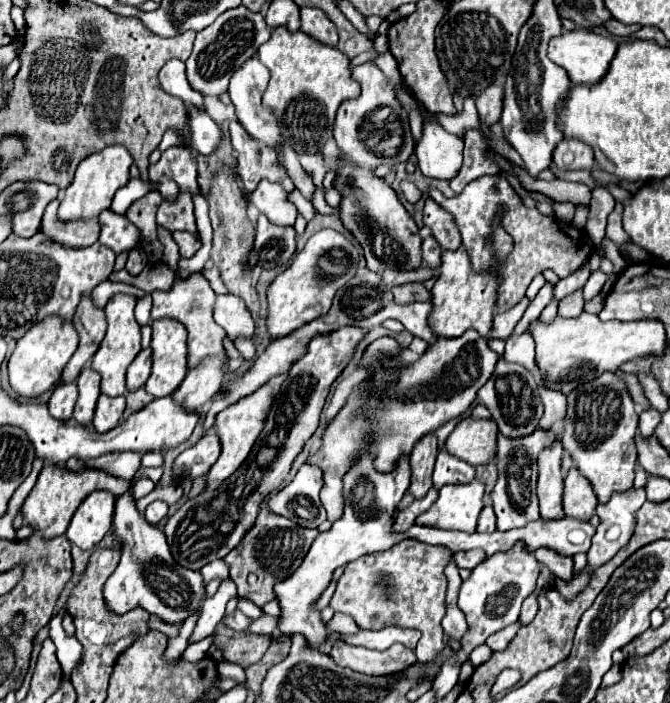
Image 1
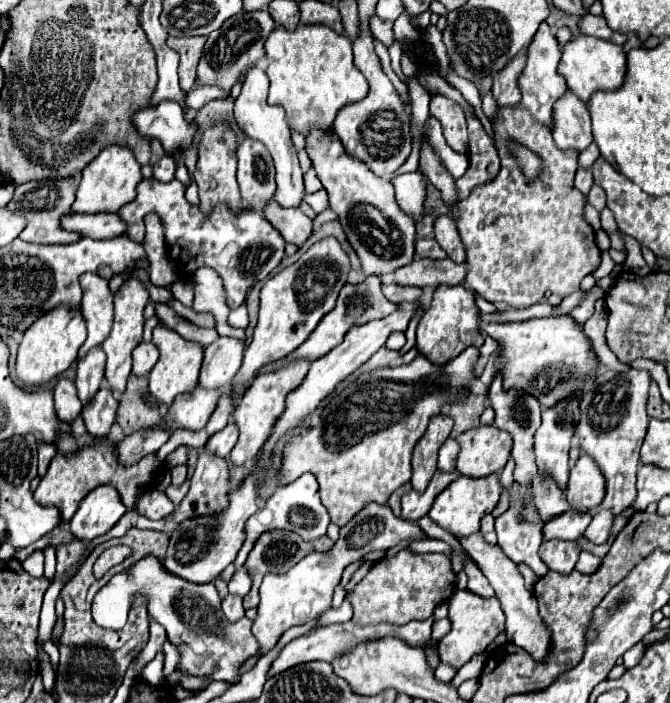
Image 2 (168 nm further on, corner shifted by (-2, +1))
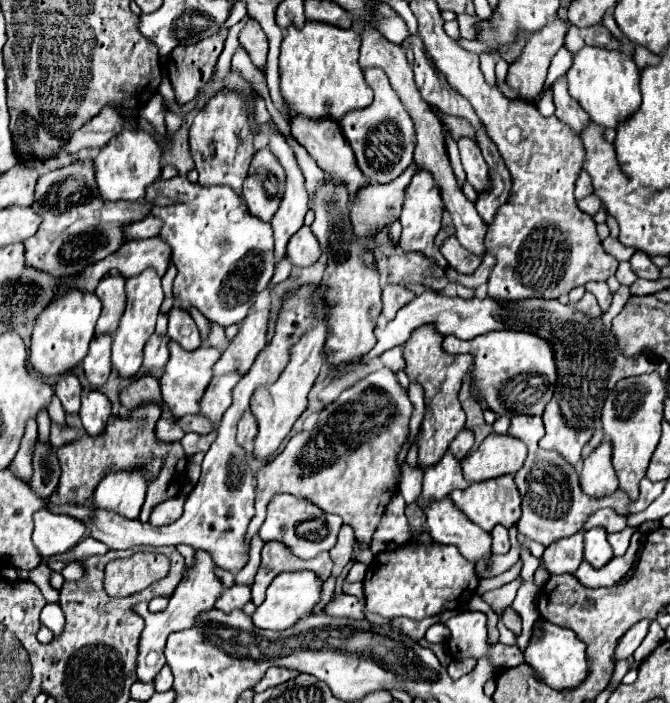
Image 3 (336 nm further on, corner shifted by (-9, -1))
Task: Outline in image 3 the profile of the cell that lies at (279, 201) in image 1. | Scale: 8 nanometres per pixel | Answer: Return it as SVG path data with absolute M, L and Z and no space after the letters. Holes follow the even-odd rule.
M302 226L288 242L288 258L294 266L310 266L320 258L320 254L320 242L310 226Z

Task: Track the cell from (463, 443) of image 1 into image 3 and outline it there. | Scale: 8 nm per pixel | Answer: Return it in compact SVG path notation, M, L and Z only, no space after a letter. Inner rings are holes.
M490 434L480 448L462 460L468 482L484 482L504 474L516 474L526 460L526 444L510 434Z

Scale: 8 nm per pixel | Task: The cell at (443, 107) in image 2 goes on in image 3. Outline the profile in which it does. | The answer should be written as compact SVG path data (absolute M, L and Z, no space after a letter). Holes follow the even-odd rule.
M462 136L462 138L458 138L458 150L460 150L460 160L466 170L468 182L476 188L476 192L482 192L482 188L486 188L486 180L488 180L488 166L482 158L480 146L476 144L474 138Z

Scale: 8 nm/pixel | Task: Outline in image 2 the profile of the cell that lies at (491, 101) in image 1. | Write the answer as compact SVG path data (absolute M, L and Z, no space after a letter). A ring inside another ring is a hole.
M527 48L521 50L515 58L511 58L511 62L503 70L499 70L499 74L493 78L493 96L499 106L519 104L521 90L519 90L517 78L523 72L525 56L527 56Z

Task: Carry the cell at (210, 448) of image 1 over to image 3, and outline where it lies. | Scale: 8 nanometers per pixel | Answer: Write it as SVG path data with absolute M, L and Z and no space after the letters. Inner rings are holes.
M246 412L246 414L242 416L242 420L238 422L238 434L236 434L236 442L238 442L240 446L244 446L246 442L254 440L256 432L258 432L258 428L256 428L256 420L254 420L254 416L252 416L250 412Z

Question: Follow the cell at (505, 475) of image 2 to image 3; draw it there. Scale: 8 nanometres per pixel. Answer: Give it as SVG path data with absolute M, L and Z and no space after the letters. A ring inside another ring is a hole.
M515 526L509 529L511 549L506 555L493 555L492 566L486 568L483 578L493 578L510 569L520 557L521 544L517 540L518 530Z

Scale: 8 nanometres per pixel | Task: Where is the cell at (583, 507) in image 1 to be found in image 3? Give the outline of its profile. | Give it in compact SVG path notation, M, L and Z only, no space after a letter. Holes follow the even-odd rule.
M602 440L602 444L584 460L580 488L584 494L594 498L610 496L618 490L618 478L610 462L610 444L606 444L606 440Z

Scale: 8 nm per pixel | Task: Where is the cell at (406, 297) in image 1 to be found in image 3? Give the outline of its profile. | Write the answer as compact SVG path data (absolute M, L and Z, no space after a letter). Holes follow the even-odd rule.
M386 284L384 290L382 290L382 302L384 302L384 318L386 320L392 320L398 312L398 308L406 306L410 300L414 300L414 292L408 290L406 286L400 286L400 284Z

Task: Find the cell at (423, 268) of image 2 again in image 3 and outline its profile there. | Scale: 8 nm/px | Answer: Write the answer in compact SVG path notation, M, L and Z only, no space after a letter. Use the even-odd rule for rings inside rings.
M484 254L484 256L482 256L482 264L476 268L476 272L472 272L472 274L460 274L460 272L456 272L454 268L446 268L446 278L448 278L450 282L462 284L462 286L466 286L466 288L478 288L480 284L484 284L484 282L488 280L492 266L494 266L494 256Z

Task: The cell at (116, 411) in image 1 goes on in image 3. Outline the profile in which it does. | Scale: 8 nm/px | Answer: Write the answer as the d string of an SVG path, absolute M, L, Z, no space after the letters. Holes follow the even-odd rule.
M90 390L82 396L82 408L80 408L82 424L86 428L86 434L98 436L104 432L108 420L112 418L112 402L106 394L98 390Z

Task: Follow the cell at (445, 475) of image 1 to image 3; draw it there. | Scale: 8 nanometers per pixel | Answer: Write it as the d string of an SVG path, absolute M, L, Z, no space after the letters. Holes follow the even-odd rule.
M464 428L464 430L452 440L452 444L450 444L450 452L454 454L454 458L462 460L462 458L466 458L468 450L472 448L472 444L474 444L474 434L472 434L470 430Z

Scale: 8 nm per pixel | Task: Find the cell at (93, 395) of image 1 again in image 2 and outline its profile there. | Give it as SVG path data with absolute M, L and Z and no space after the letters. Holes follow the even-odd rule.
M101 346L93 348L87 352L85 358L77 360L77 390L79 390L79 400L83 404L87 404L93 396L95 390L99 390L99 384L103 380L103 366L105 366L105 354L101 350Z

